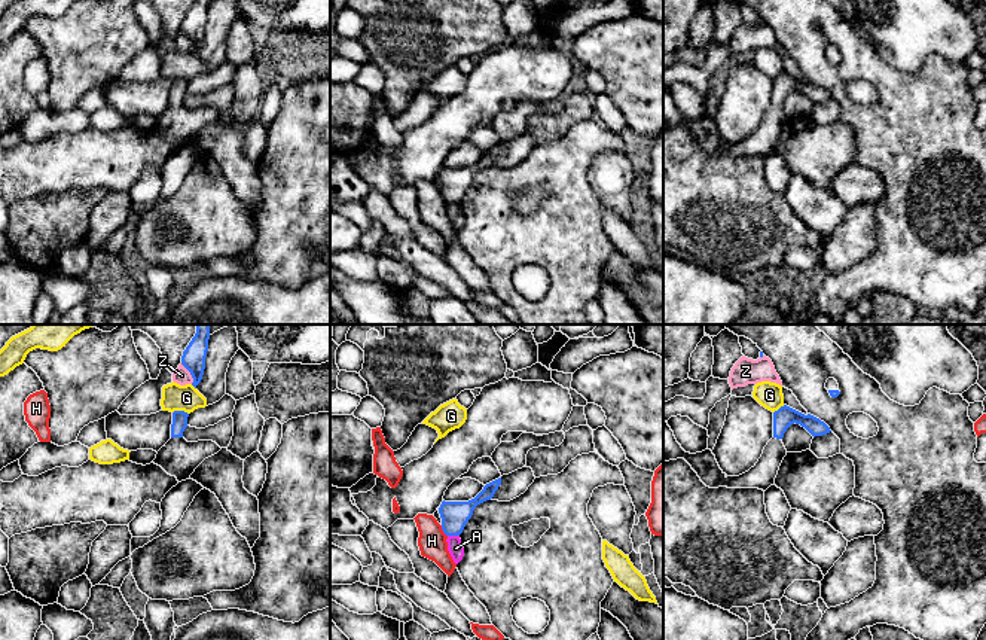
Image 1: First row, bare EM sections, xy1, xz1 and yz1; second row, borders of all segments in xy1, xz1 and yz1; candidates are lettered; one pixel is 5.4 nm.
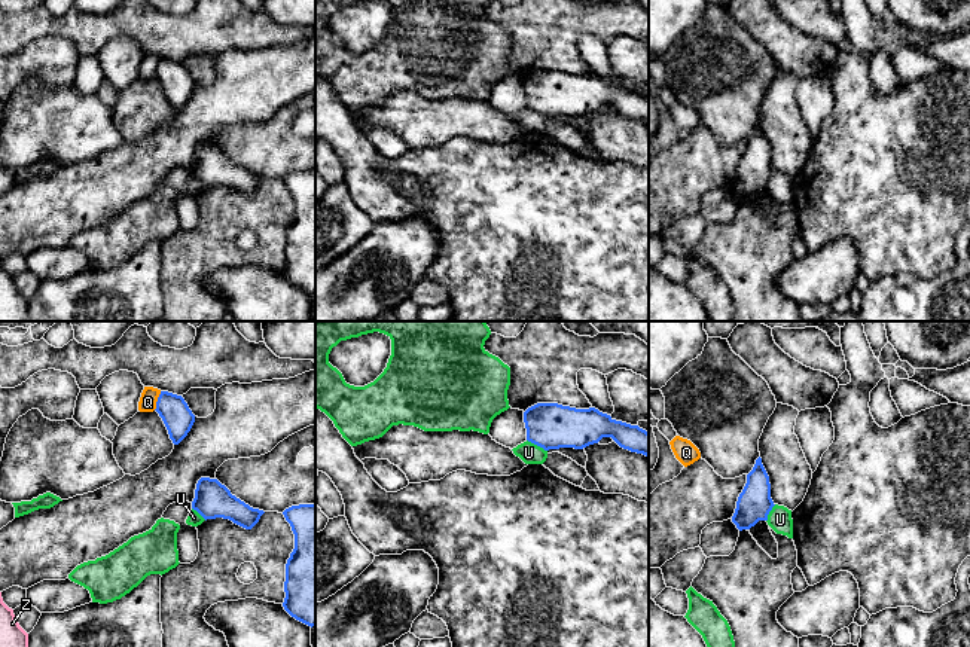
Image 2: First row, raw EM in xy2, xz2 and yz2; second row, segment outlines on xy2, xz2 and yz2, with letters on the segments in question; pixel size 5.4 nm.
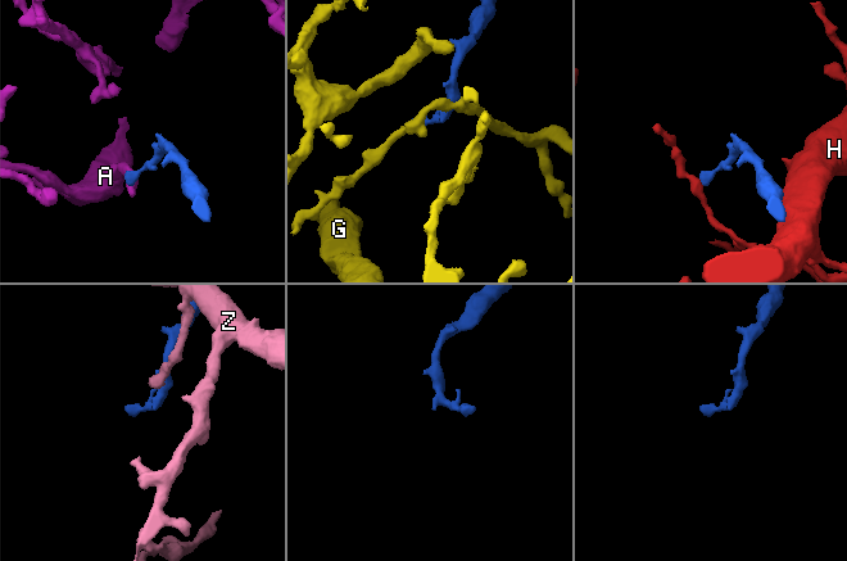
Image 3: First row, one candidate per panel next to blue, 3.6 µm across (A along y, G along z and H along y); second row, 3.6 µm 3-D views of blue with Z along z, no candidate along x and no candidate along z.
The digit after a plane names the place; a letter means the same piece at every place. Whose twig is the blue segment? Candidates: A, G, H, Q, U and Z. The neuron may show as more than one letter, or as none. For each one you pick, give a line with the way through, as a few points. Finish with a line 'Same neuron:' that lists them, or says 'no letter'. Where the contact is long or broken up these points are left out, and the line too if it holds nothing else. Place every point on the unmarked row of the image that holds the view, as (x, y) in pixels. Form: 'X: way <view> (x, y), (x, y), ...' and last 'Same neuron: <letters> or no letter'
Same neuron: no letter

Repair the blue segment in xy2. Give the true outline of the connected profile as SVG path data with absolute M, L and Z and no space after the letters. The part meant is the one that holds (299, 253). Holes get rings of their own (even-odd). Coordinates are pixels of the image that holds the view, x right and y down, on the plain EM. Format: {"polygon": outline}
{"polygon": "M315 170L283 178L295 201L295 216L286 231L284 277L296 287L315 293Z"}

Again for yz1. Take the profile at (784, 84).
{"polygon": "M787 71L773 79L773 104L767 109L761 124L748 138L739 143L727 143L718 132L711 116L690 121L677 109L674 98L663 89L663 128L684 125L709 155L758 155L766 158L775 150L779 132L787 122L782 110L784 100L791 91L800 91L813 104L830 100L830 94L819 85L802 80Z"}

